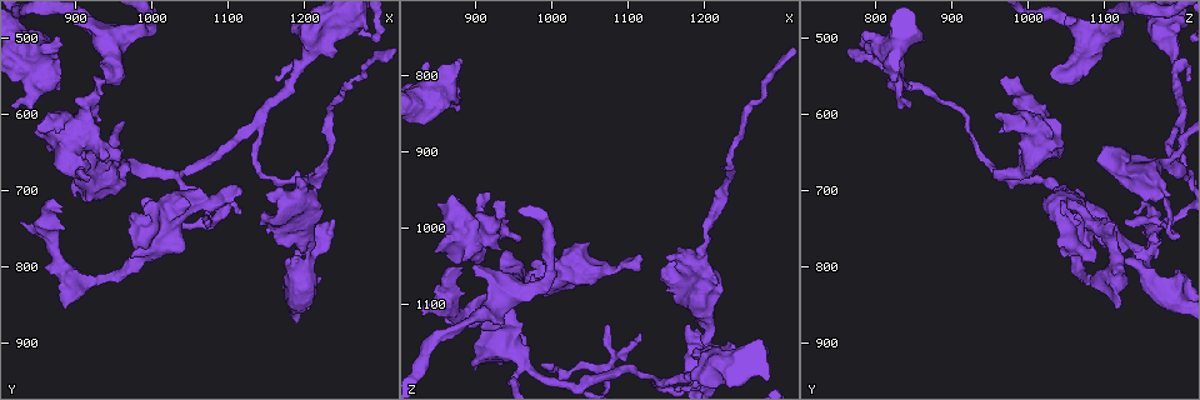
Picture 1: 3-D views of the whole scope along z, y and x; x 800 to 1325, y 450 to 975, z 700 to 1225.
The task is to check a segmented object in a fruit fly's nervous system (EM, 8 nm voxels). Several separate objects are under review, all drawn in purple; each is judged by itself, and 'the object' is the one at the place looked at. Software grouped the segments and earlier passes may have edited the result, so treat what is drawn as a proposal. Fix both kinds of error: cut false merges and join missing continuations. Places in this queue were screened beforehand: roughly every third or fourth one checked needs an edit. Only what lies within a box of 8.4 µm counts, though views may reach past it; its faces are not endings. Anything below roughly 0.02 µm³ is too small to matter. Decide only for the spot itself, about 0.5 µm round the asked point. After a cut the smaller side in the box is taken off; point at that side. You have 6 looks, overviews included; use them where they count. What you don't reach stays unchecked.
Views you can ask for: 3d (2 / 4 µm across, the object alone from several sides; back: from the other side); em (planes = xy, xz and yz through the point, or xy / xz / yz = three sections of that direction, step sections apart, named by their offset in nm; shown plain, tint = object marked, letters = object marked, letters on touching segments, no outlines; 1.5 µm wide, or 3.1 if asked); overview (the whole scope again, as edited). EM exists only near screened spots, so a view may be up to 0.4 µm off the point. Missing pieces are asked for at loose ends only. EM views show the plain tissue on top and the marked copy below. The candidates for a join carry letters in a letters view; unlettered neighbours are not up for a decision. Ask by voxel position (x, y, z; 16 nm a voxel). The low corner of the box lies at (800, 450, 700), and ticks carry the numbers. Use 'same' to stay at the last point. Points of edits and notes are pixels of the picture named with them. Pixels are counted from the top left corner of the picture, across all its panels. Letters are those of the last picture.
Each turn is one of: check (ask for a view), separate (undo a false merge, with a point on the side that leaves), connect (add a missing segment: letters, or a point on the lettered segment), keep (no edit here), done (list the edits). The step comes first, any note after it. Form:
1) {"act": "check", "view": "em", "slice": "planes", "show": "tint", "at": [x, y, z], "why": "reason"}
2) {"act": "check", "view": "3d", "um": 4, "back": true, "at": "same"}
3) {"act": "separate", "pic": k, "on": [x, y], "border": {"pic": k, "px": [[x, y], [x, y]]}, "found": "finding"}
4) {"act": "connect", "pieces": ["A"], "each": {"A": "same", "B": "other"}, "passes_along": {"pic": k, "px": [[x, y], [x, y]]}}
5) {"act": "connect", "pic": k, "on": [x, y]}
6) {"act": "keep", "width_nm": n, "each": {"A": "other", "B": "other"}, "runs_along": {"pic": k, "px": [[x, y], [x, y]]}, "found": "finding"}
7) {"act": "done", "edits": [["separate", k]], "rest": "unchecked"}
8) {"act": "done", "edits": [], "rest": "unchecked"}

{"act": "check", "view": "3d", "um": 2, "at": [885, 855, 1115], "why": "branch stops here"}

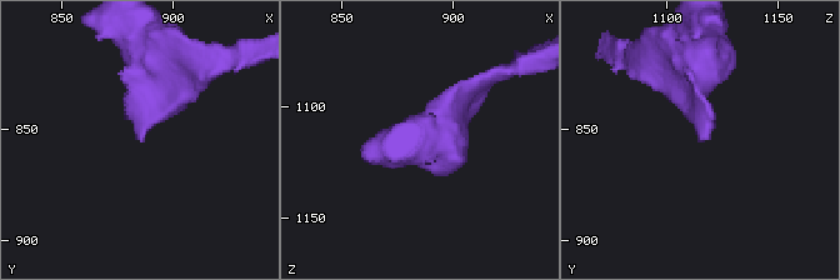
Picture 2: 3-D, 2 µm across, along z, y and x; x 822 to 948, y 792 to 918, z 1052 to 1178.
{"act": "check", "view": "em", "slice": "xz", "step": 4, "show": "letters", "at": [882, 854, 1120], "why": "now the EM"}

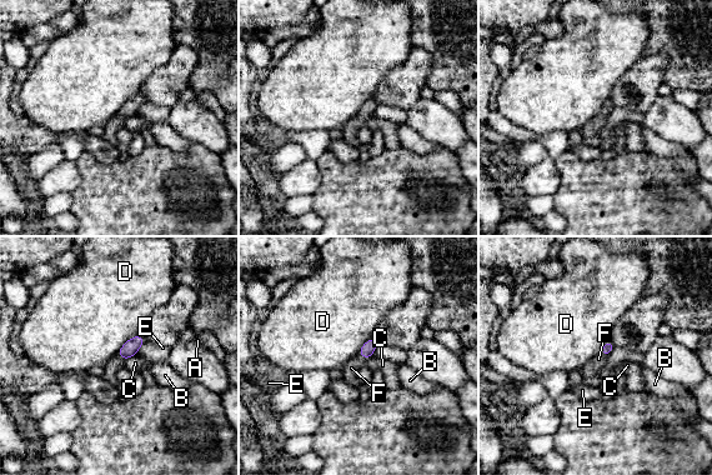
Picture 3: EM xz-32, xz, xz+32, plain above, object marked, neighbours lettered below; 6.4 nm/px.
{"act": "connect", "pieces": ["F"], "each": {"A": "other", "B": "other", "C": "other", "D": "other", "E": "other", "F": "same"}, "passes_along": {"pic": 3, "px": [[130, 348], [121, 358], [110, 370]]}, "found": "it goes on there"}

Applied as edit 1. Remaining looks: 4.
{"act": "check", "view": "em", "slice": "xz", "step": 4, "show": "tint", "at": [915, 685, 950], "why": "branch stops here"}

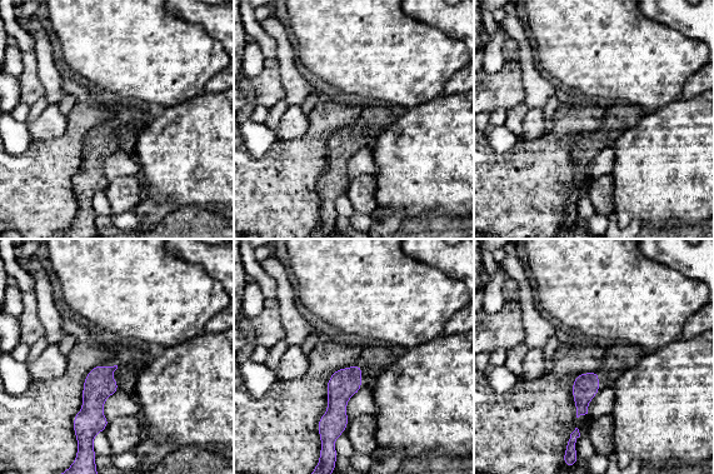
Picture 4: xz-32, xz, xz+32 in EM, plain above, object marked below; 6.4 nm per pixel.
{"act": "check", "view": "em", "slice": "planes", "show": "letters", "at": "same", "why": "cut it another way"}

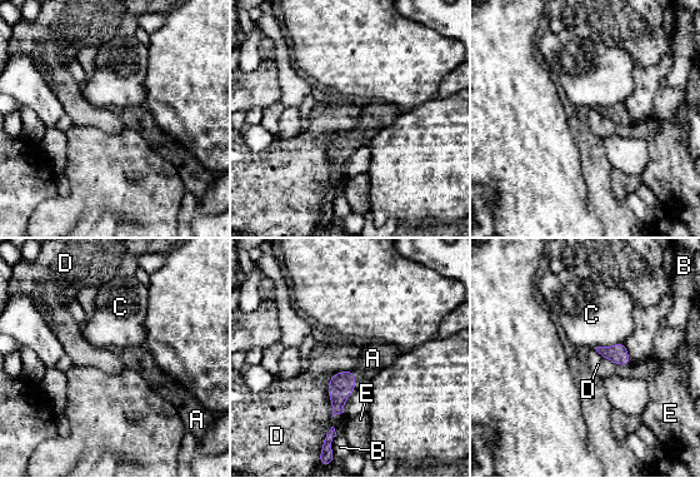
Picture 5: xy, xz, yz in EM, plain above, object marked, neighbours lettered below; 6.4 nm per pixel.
{"act": "connect", "pieces": ["A"], "each": {"A": "same", "B": "other", "C": "other", "D": "other", "E": "other"}, "passes_along": {"pic": 5, "px": [[341, 386], [354, 379], [373, 358]]}, "found": "the cell continues"}

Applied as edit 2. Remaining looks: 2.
{"act": "done", "edits": [["connect", 3], ["connect", 5]], "rest": "unchecked"}

